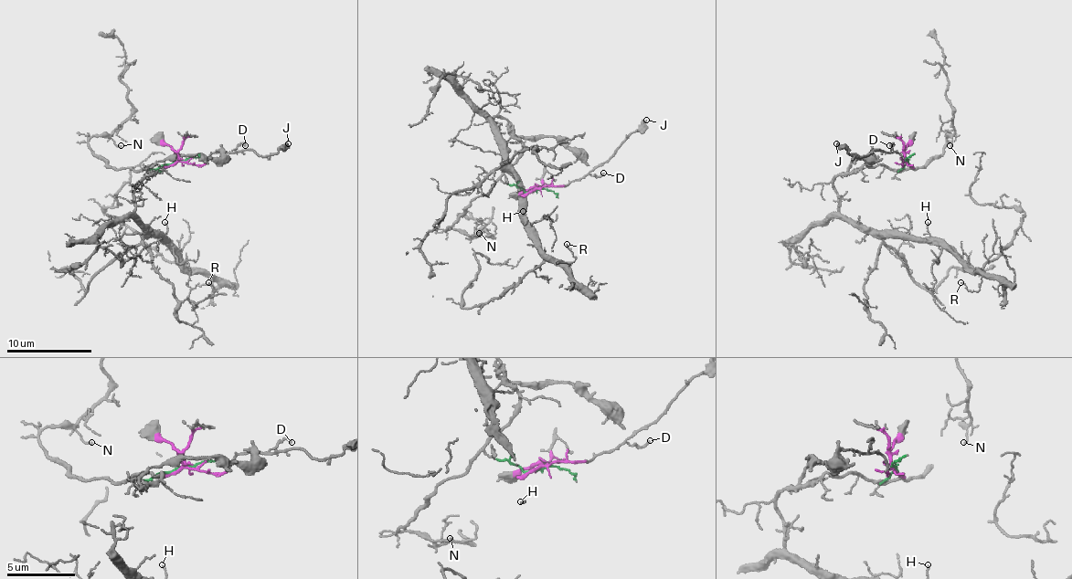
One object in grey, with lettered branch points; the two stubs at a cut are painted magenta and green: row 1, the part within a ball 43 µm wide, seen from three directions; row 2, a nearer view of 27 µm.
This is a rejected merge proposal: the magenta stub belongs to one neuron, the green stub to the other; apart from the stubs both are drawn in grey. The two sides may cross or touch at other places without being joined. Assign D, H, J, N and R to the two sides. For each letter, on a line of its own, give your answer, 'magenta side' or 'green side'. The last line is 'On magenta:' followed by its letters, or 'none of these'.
D: magenta side
H: green side
J: magenta side
N: green side
R: green side
On magenta: D, J

